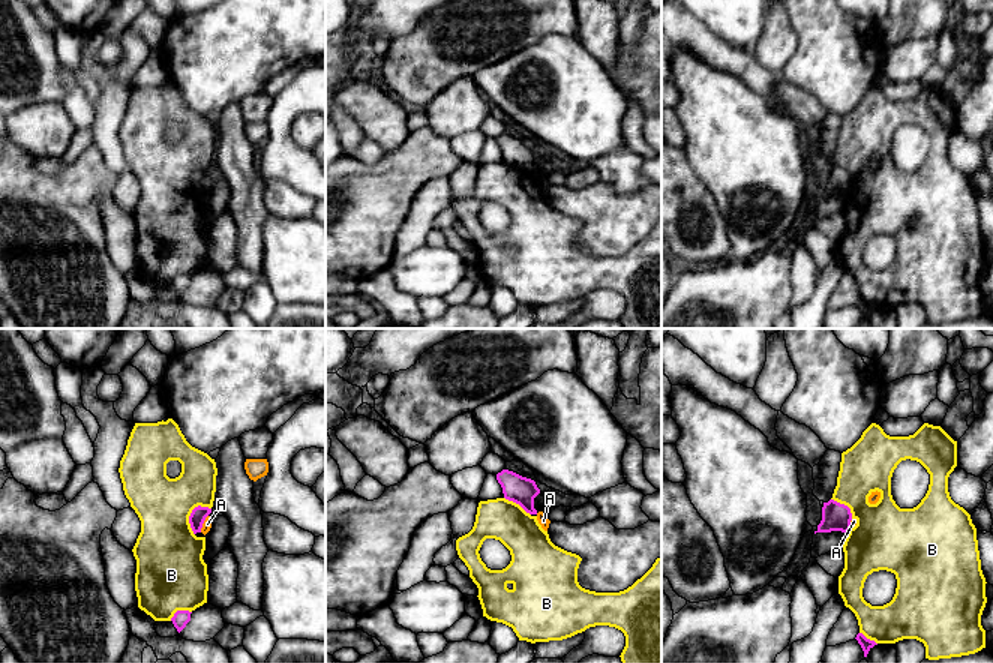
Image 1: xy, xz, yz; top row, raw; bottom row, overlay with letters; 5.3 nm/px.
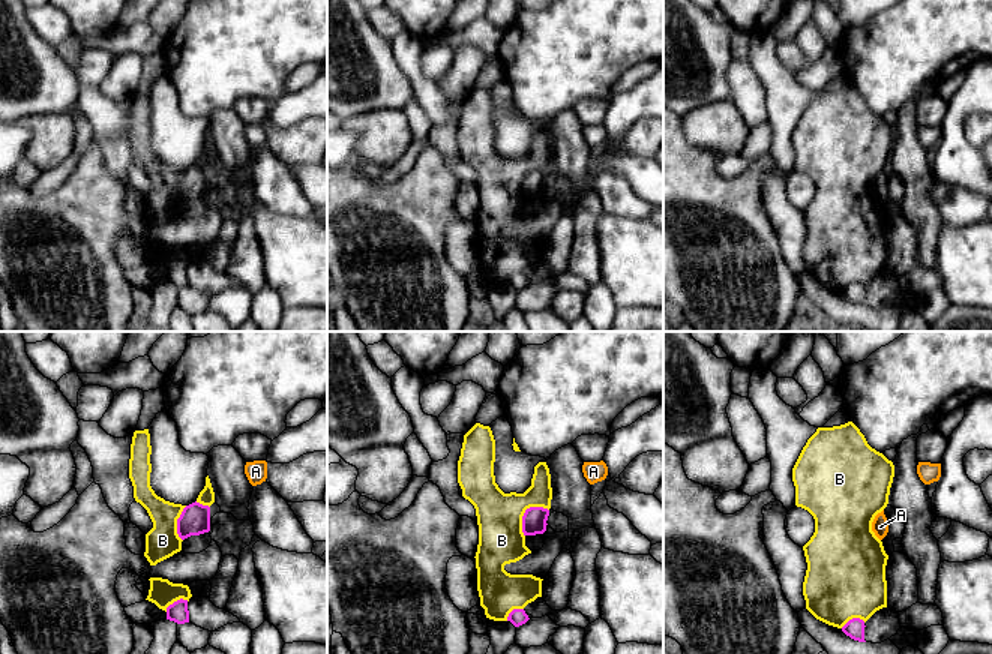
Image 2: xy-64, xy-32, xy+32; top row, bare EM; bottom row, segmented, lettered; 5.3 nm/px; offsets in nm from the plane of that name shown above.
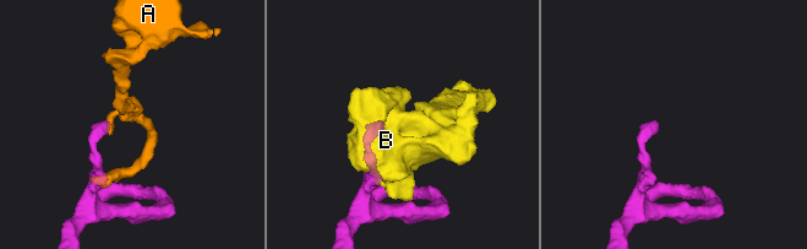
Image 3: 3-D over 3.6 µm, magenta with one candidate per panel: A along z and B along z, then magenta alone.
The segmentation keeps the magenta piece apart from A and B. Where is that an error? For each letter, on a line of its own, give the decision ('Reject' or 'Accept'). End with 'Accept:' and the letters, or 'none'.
A: Reject
B: Reject
Accept: none

